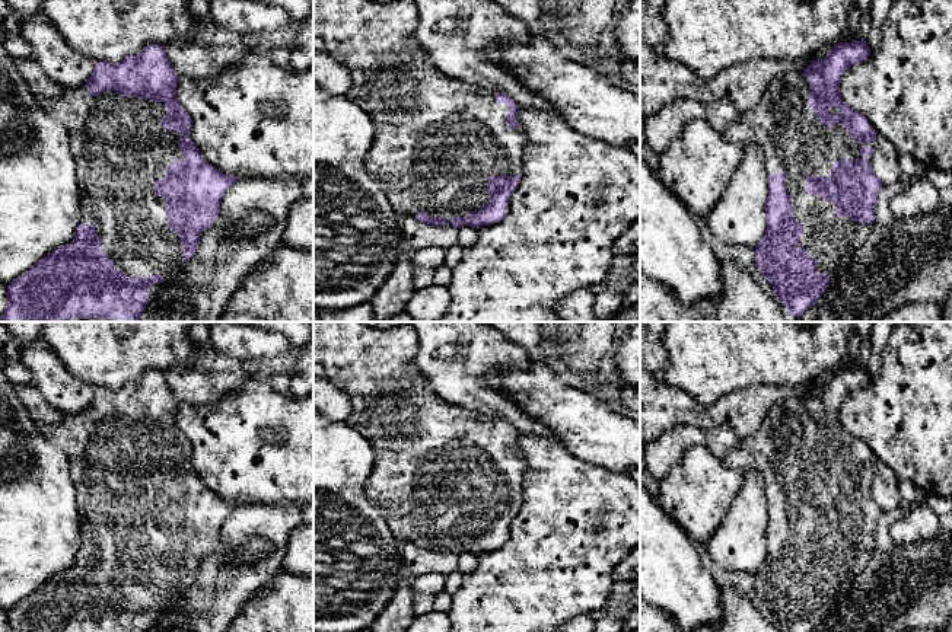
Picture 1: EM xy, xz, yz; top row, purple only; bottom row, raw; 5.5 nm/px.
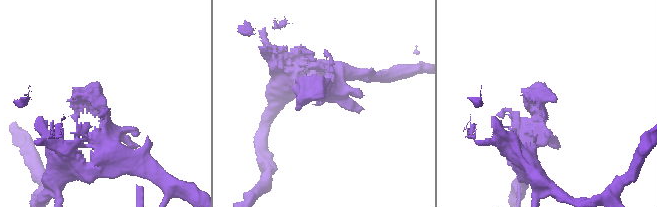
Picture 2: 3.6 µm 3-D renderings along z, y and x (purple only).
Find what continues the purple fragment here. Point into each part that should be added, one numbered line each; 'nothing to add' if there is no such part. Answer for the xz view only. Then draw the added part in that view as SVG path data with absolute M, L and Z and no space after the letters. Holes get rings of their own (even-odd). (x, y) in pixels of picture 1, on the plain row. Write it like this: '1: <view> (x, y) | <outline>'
1: xz (436, 465) | M313 322L313 363L324 368L329 383L348 396L351 411L346 422L364 435L375 450L375 465L367 479L369 499L383 504L388 527L397 539L415 545L418 537L427 537L430 543L445 543L446 552L452 553L453 543L467 543L471 537L478 537L490 527L487 517L488 502L504 499L507 502L518 502L520 499L525 462L520 453L510 454L507 451L507 431L499 430L493 416L449 403L437 395L432 382L415 366L417 352L418 339L414 328L410 325L370 328L363 322Z

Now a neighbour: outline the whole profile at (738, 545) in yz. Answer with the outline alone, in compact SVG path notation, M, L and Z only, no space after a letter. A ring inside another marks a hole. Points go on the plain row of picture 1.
M760 470L745 473L742 486L706 543L711 561L732 572L754 574L767 555L768 499Z

